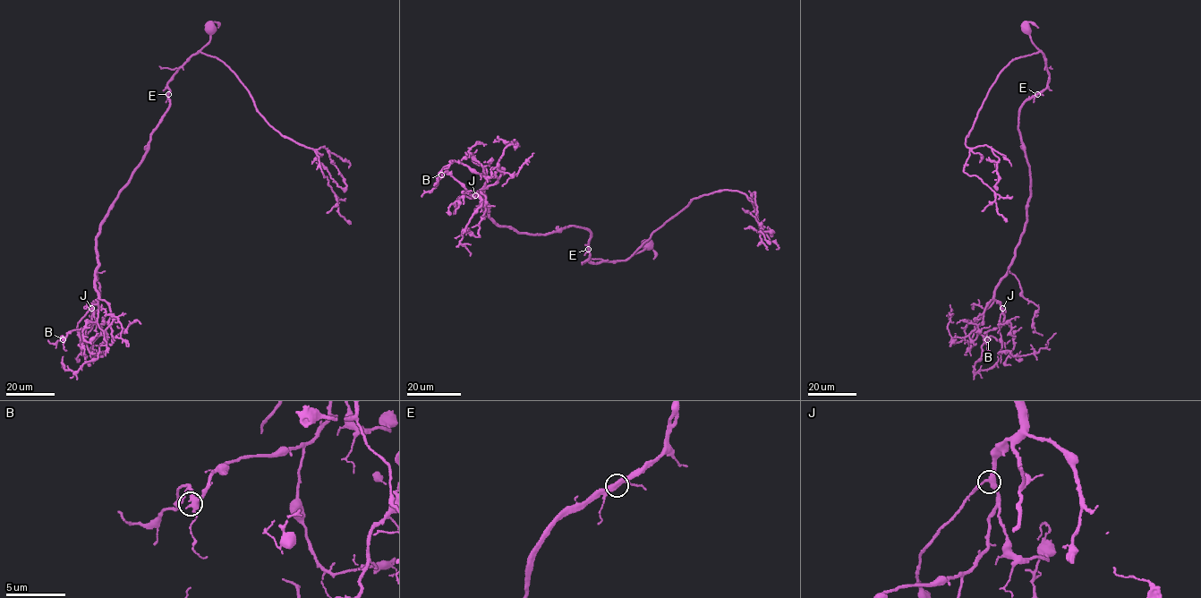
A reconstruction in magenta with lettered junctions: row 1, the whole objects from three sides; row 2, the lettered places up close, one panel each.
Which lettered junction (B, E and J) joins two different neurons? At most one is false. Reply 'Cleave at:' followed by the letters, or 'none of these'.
Cleave at: none of these

